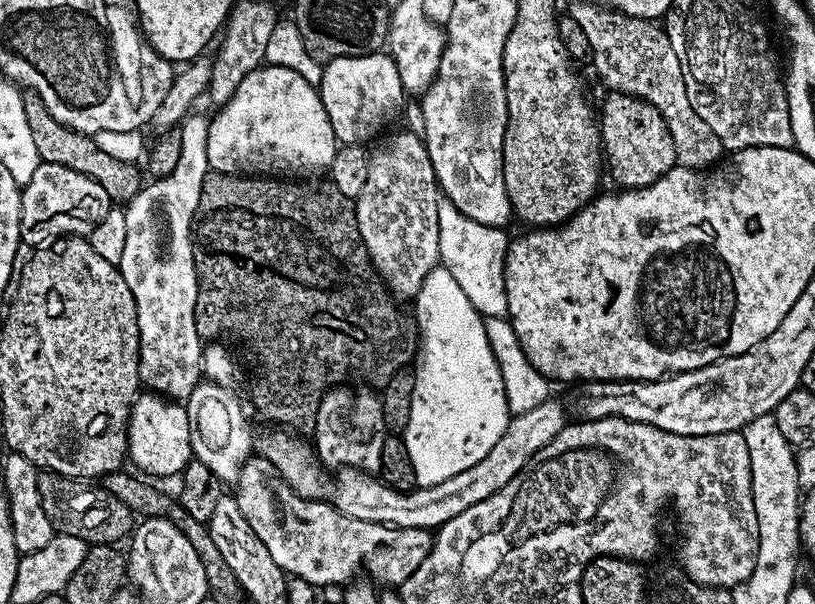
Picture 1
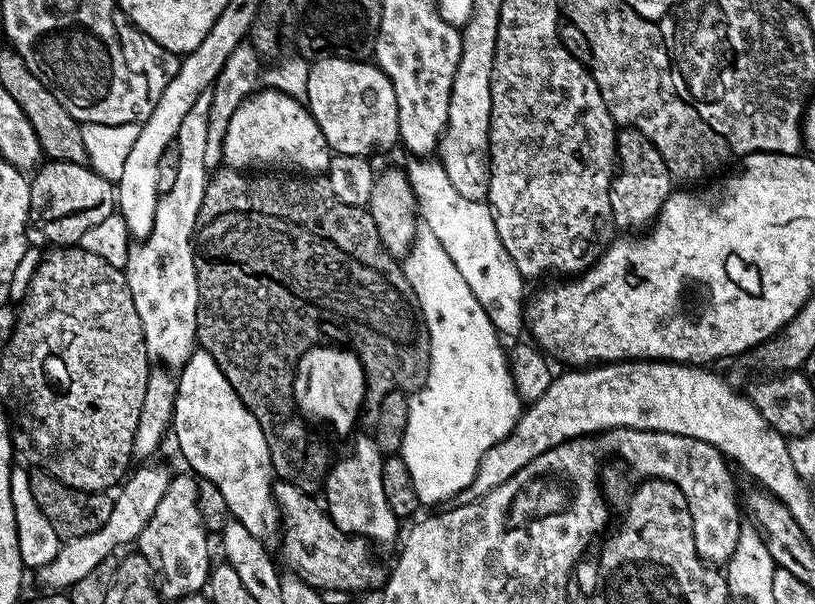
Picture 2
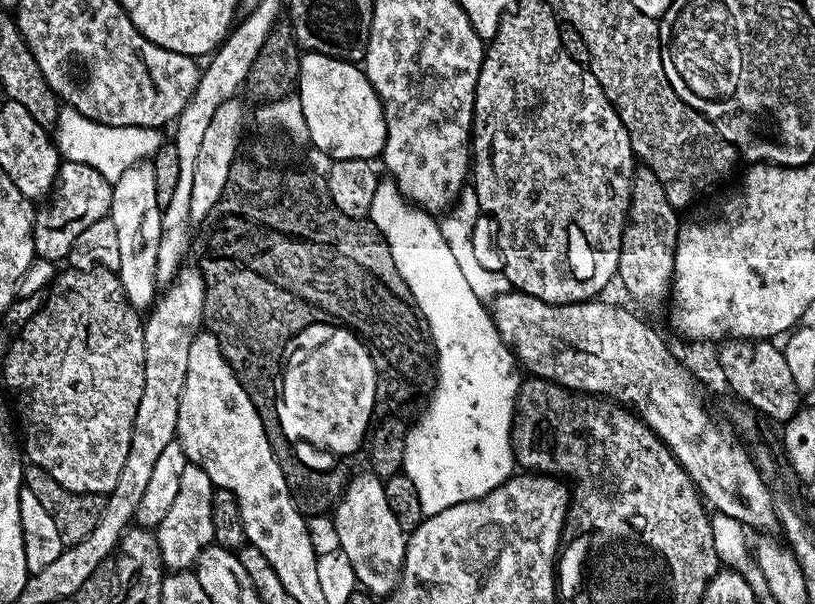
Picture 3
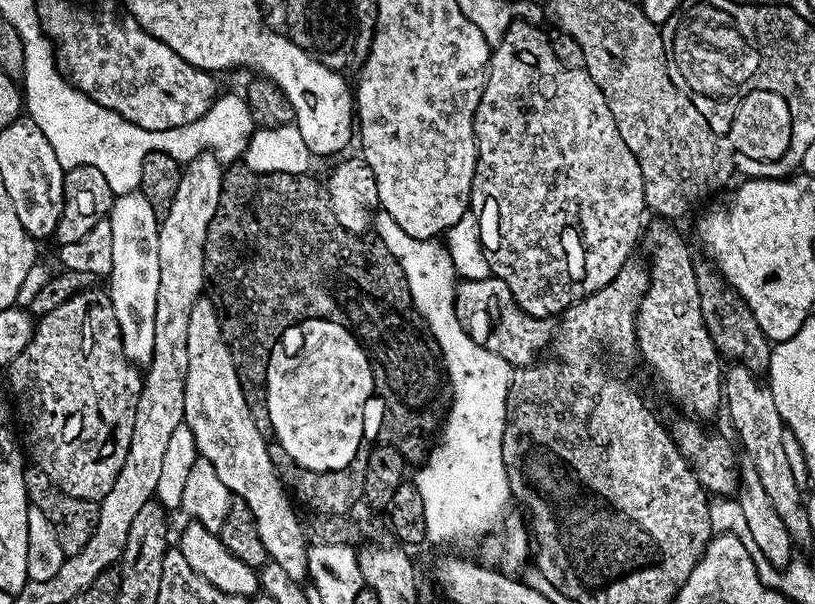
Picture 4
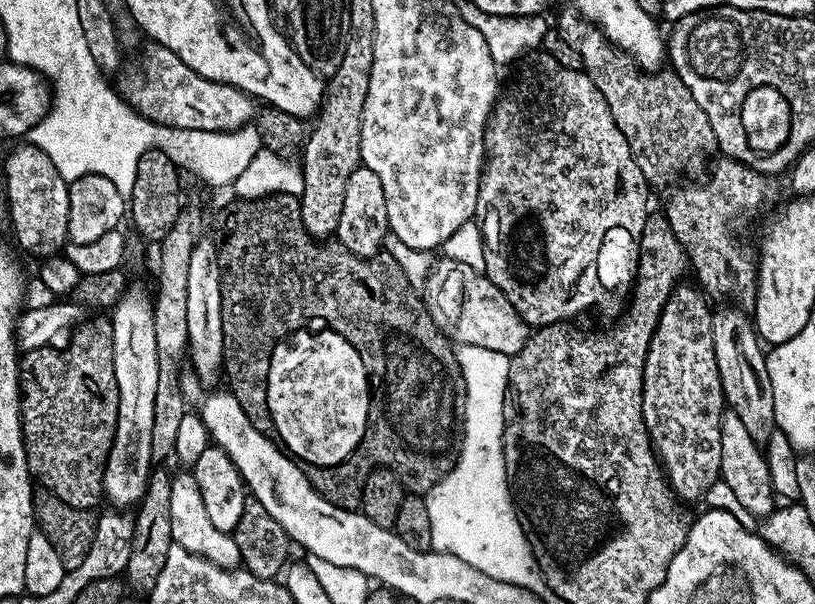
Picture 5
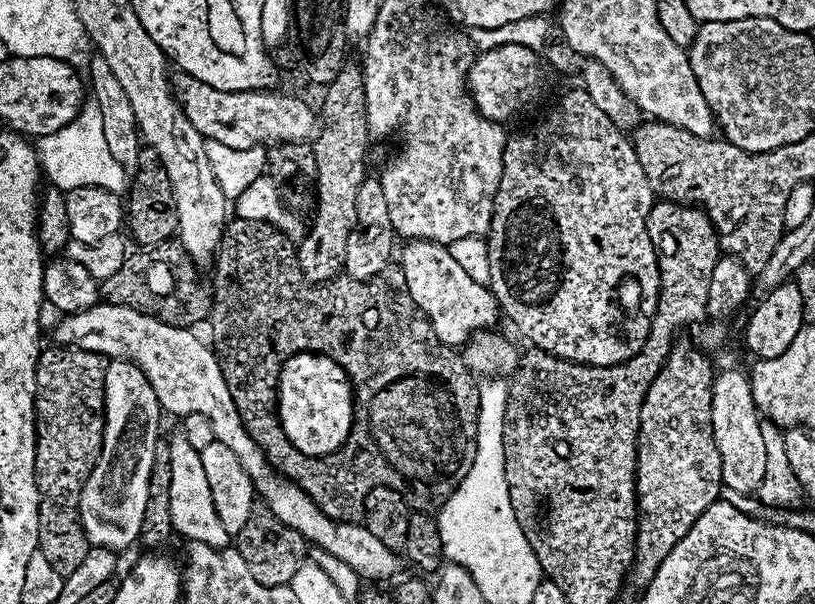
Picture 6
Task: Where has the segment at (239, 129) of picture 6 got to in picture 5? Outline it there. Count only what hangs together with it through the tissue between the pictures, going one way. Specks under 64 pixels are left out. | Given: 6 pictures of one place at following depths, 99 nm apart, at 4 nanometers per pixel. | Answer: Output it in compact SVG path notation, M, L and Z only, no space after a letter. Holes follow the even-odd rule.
M166 49L166 78L160 78L164 82L158 82L154 90L154 82L144 80L150 78L142 78L137 83L137 88L133 90L132 96L130 95L130 103L147 120L152 120L155 124L164 124L168 128L233 132L235 128L251 125L258 112L257 101L247 92L229 84L207 80L205 76L190 70L190 66L186 66L186 62L178 58L178 54L168 54L168 49ZM166 80L170 80L170 88L174 86L174 80L180 80L174 94L166 90Z

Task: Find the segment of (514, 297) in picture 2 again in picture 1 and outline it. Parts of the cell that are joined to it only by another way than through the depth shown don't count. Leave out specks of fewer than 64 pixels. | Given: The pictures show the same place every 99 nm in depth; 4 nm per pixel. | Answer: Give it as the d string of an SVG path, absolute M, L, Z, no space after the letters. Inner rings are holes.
M441 199L438 206L438 250L440 264L450 274L454 274L458 286L470 298L470 306L478 310L481 316L503 316L508 312L505 294L505 258L508 254L510 236L504 228L482 226L474 218L466 218L450 201Z

